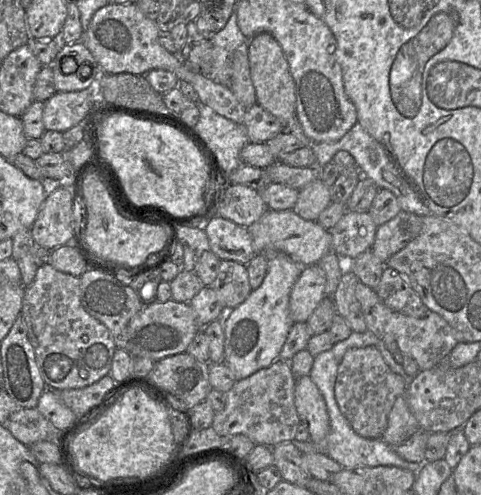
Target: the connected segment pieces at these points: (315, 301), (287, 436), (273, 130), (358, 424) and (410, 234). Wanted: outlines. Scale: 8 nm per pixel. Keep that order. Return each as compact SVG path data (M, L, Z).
M317 264L303 267L289 296L289 313L293 323L306 322L325 298L326 275Z
M275 360L270 366L235 382L226 392L224 409L215 412L211 427L220 436L246 435L255 445L272 447L294 440L301 423L294 403L295 383L290 361Z
M259 104L247 108L243 125L247 131L249 143L266 143L284 130L283 124Z
M373 346L348 349L337 369L334 387L336 402L351 428L358 435L381 439L396 399L405 394L410 379L393 372L380 351Z
M400 211L394 218L378 227L371 251L385 264L393 254L415 239L421 229L421 216Z

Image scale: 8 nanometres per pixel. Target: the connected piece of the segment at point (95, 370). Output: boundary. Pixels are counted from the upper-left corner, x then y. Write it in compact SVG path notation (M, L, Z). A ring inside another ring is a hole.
M44 263L38 268L33 282L25 288L21 313L40 374L48 389L84 388L109 375L117 347L108 328L82 306L80 277L60 272L49 263Z

